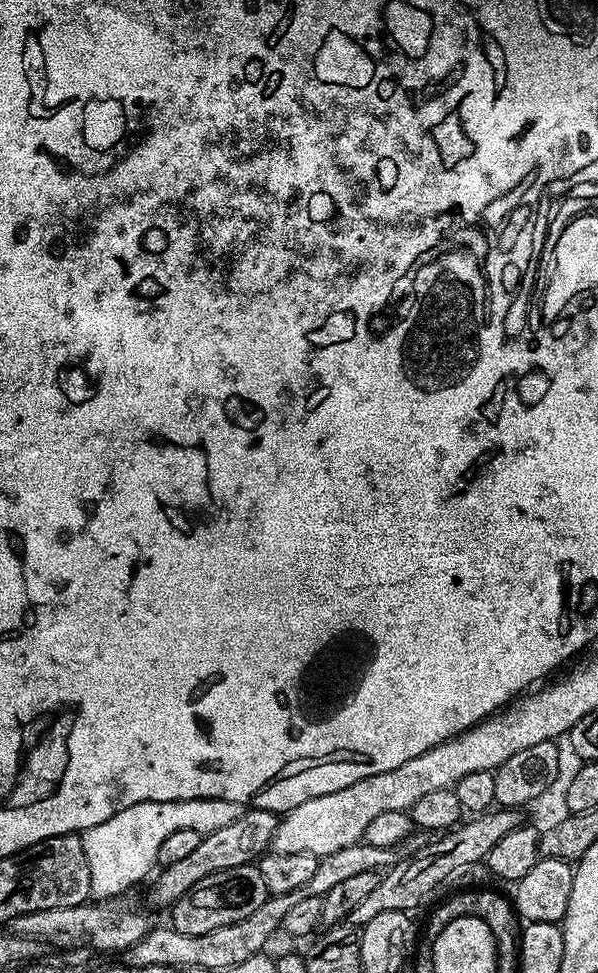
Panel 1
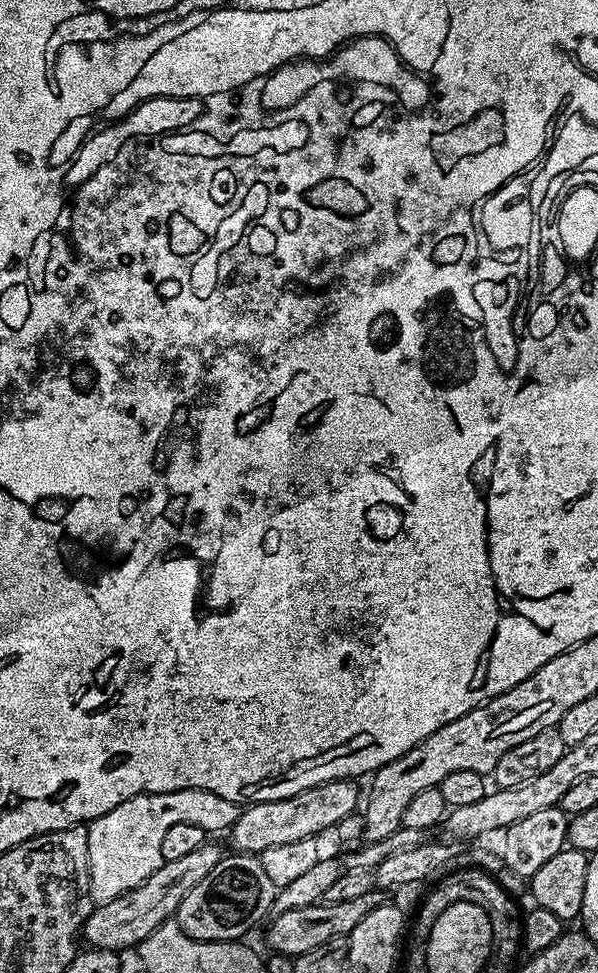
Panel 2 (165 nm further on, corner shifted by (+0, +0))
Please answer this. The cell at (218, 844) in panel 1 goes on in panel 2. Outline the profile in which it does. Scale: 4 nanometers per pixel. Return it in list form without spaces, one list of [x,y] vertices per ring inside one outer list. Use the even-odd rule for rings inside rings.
[[[355,779],[331,780],[318,786],[310,786],[301,792],[295,792],[290,798],[281,800],[268,800],[264,804],[250,804],[241,811],[240,817],[232,823],[230,835],[232,844],[237,853],[259,854],[262,850],[270,850],[270,846],[282,846],[289,842],[299,842],[302,838],[311,836],[319,837],[320,832],[335,829],[337,824],[342,822],[342,818],[353,815],[362,804],[362,788],[359,788]]]

